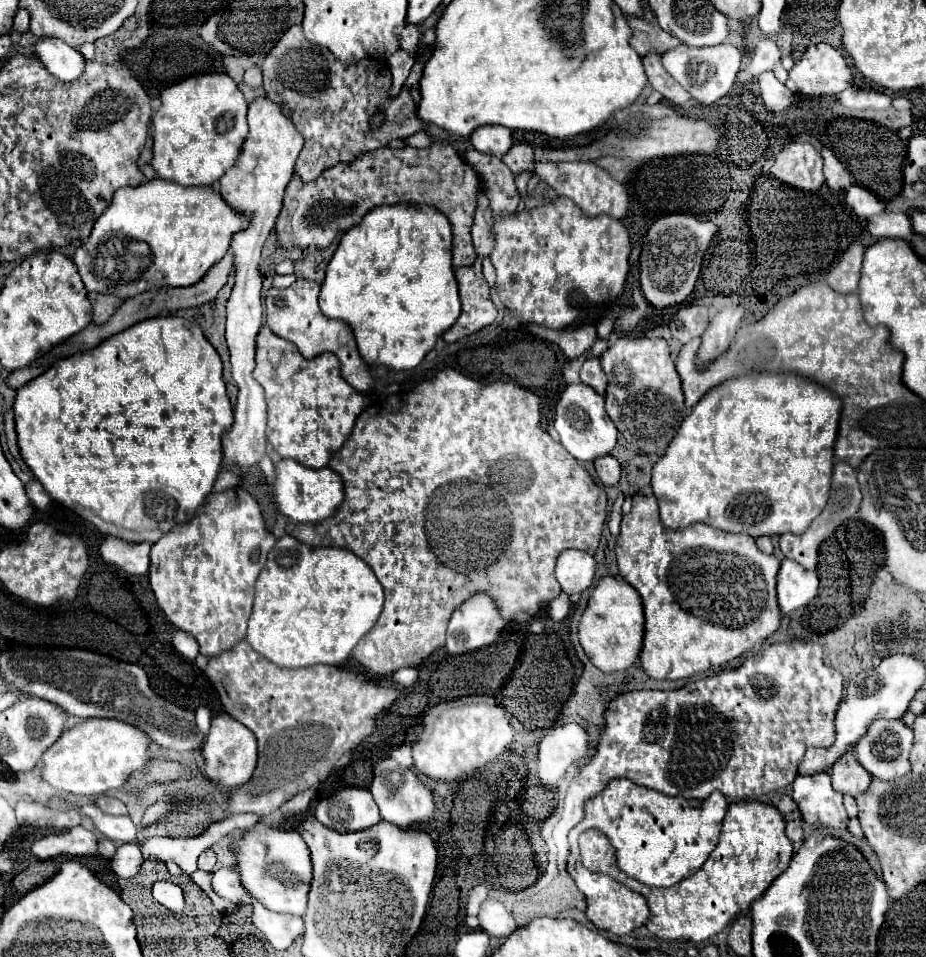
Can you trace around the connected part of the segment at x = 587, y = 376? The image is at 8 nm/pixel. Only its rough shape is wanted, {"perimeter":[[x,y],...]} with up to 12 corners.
{"perimeter":[[588,358],[580,380],[598,394],[606,390],[600,358]]}

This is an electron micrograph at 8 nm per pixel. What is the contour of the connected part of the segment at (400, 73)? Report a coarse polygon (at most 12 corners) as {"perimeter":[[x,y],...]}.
{"perimeter":[[398,50],[388,60],[392,92],[398,96],[414,66],[414,56]]}

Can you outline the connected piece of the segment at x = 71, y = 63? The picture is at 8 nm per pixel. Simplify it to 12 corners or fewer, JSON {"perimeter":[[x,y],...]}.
{"perimeter":[[44,38],[36,54],[62,82],[84,76],[86,58],[58,38]]}

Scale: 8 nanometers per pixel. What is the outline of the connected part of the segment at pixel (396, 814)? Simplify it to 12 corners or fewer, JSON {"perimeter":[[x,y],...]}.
{"perimeter":[[394,760],[369,787],[380,816],[412,828],[434,816],[432,792]]}

